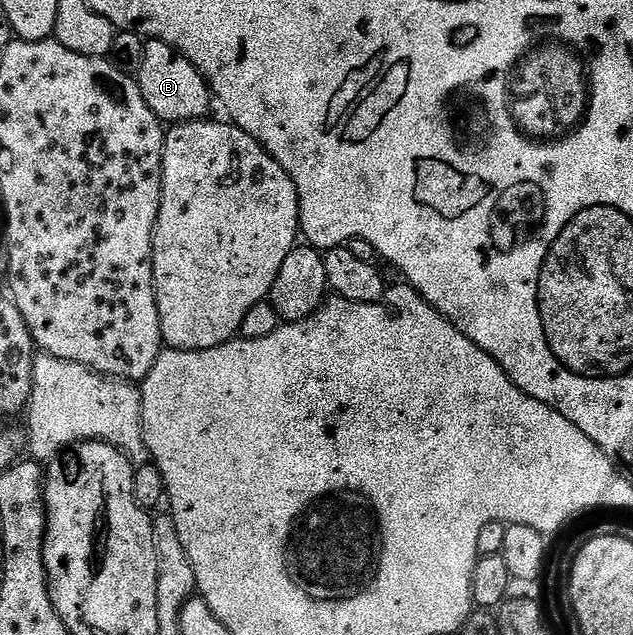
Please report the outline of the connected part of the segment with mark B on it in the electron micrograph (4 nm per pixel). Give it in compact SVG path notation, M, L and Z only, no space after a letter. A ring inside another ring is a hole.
M150 39L142 49L142 64L136 71L137 87L143 101L165 125L191 123L195 119L206 118L210 113L211 88L187 57L183 57L171 45L158 39Z

